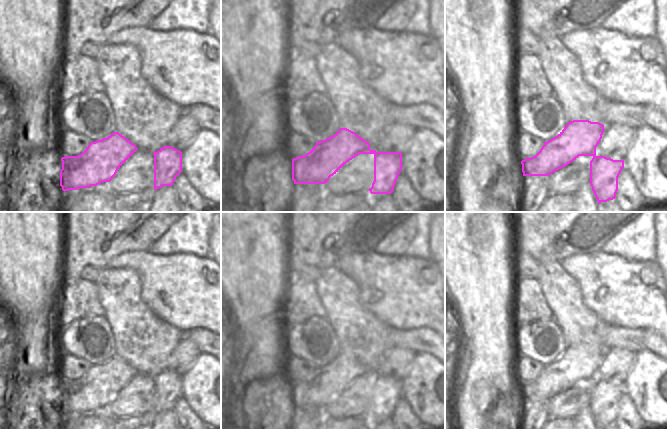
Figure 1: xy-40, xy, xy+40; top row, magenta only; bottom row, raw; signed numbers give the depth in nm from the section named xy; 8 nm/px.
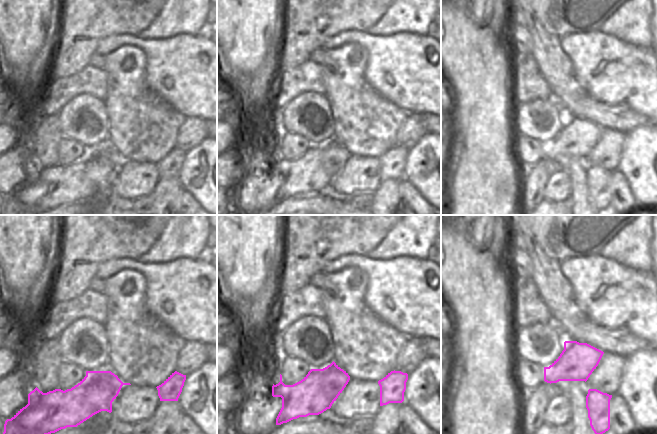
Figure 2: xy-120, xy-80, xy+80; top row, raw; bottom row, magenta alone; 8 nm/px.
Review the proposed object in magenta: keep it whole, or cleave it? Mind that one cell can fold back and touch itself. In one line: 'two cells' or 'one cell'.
two cells

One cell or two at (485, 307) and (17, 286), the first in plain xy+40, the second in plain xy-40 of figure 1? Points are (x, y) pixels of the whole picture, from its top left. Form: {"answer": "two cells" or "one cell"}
{"answer": "one cell"}

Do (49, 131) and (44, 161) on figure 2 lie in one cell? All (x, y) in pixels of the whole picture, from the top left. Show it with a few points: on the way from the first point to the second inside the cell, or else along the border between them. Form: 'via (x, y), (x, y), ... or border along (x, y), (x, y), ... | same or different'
via (45, 138), (45, 154) | same

